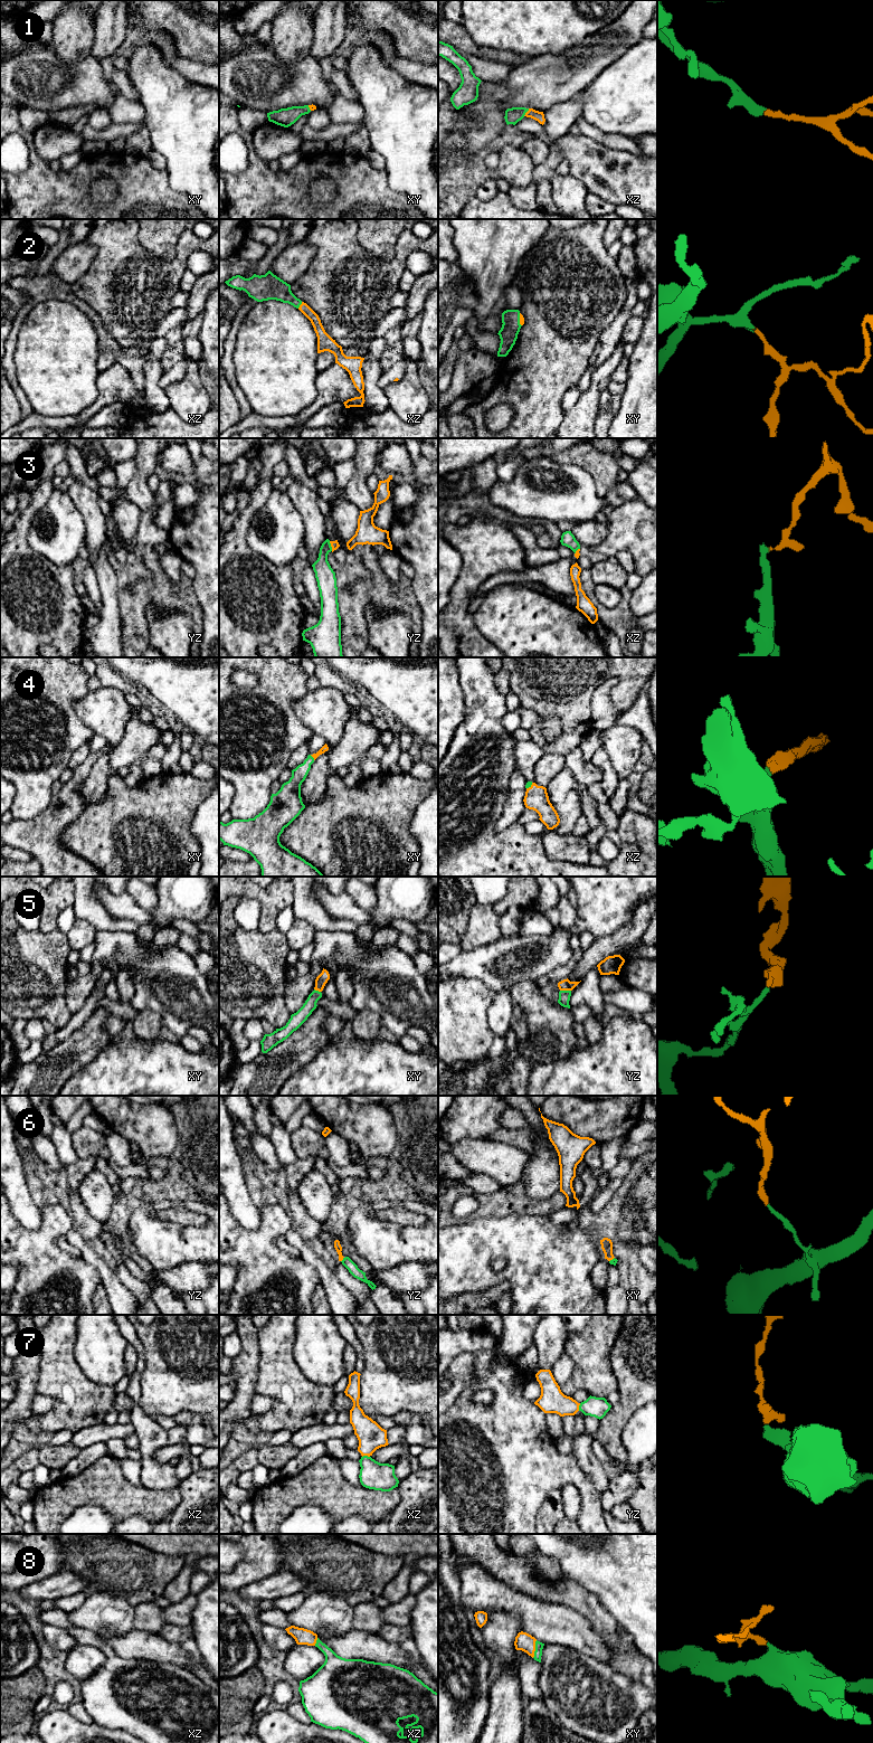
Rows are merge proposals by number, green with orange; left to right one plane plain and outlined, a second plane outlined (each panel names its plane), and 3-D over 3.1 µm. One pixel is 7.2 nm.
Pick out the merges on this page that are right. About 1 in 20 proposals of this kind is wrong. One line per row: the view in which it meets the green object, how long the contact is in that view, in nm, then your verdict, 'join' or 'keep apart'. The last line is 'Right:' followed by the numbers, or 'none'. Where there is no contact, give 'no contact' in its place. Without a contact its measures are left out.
1: meets green in xz; contact 70 nm long; join
2: meets green in xz; contact 60 nm long; join
3: meets green in yz; contact 80 nm long; join
4: meets green in xy; contact 50 nm long; join
5: meets green in yz; contact 80 nm long; join
6: meets green in yz; contact 40 nm long; join
7: meets green in xz; contact 60 nm long; join
8: meets green in xy; contact 130 nm long; join
Right: 1, 2, 3, 4, 5, 6, 7, 8

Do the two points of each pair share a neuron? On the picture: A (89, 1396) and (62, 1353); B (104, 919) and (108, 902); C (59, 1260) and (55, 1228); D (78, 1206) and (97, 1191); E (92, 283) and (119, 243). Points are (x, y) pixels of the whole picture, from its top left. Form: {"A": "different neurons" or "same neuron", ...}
{"A": "same neuron", "B": "different neurons", "C": "same neuron", "D": "different neurons", "E": "same neuron"}

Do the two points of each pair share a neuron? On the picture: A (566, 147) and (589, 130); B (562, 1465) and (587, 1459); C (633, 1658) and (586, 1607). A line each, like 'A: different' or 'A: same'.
A: different
B: different
C: same

